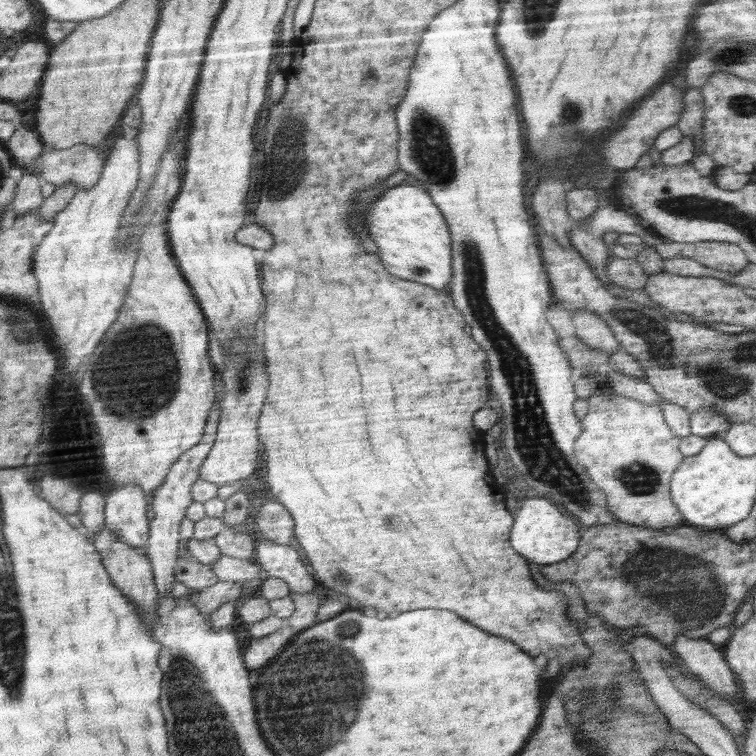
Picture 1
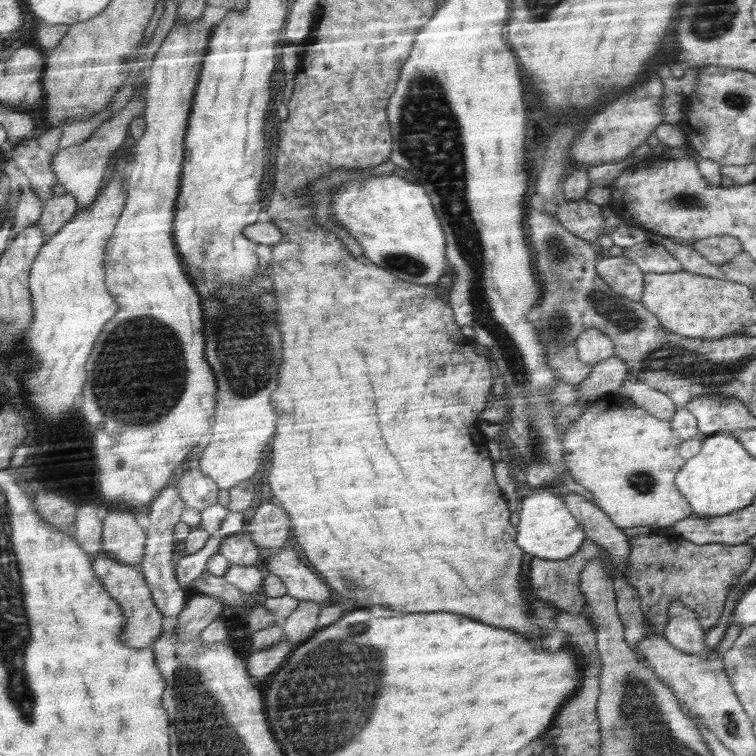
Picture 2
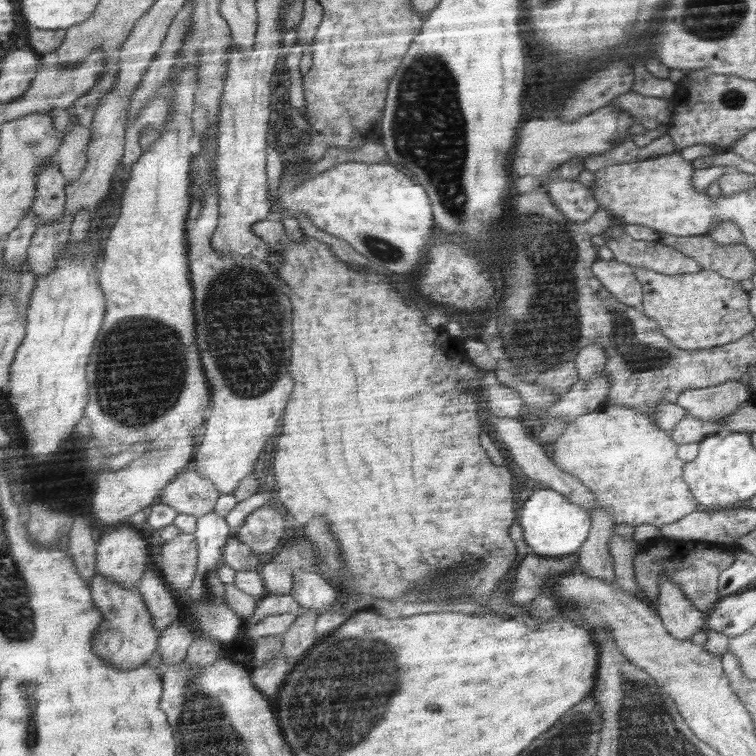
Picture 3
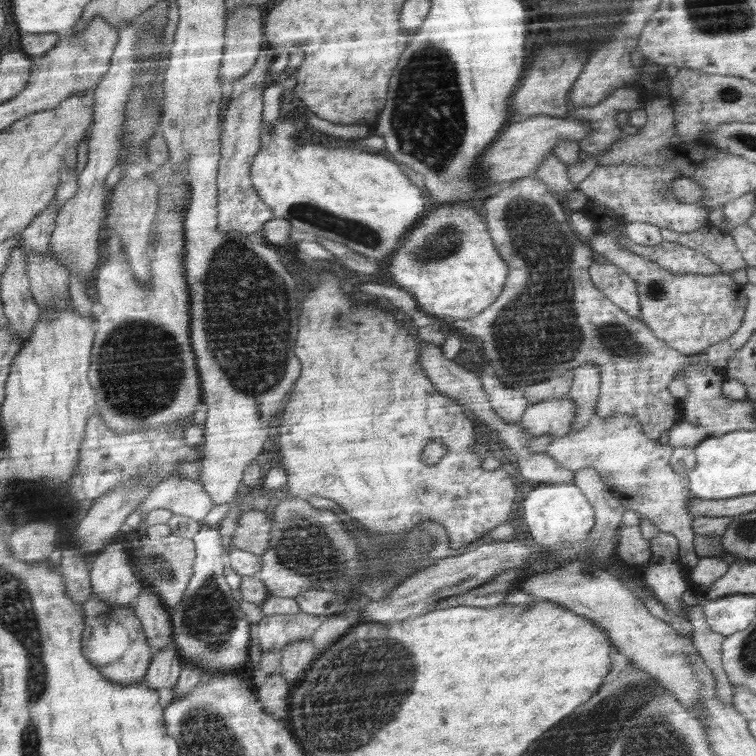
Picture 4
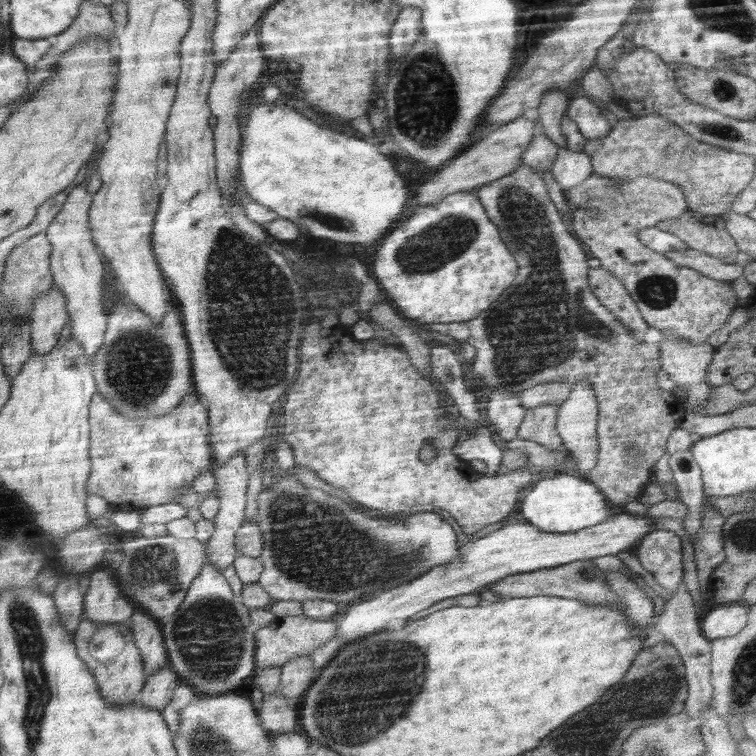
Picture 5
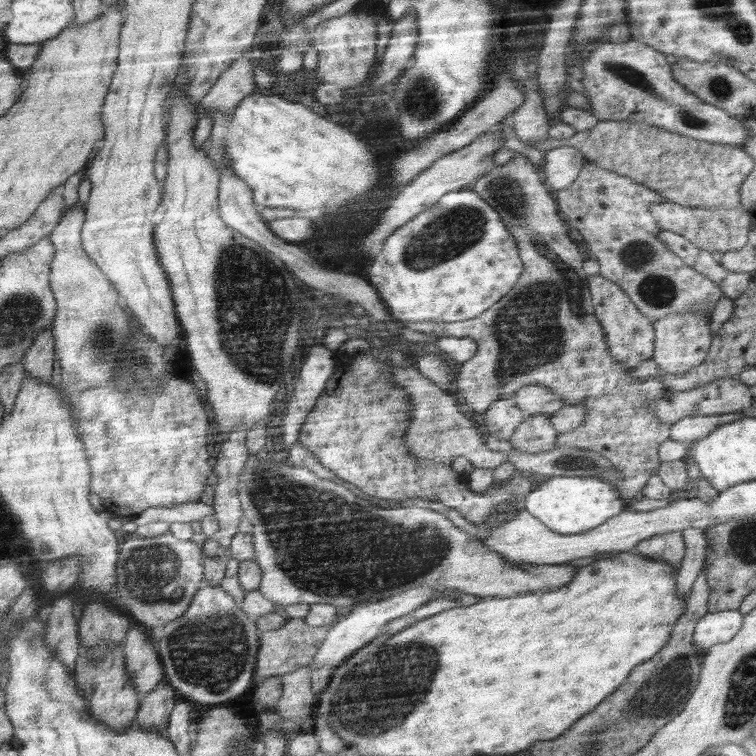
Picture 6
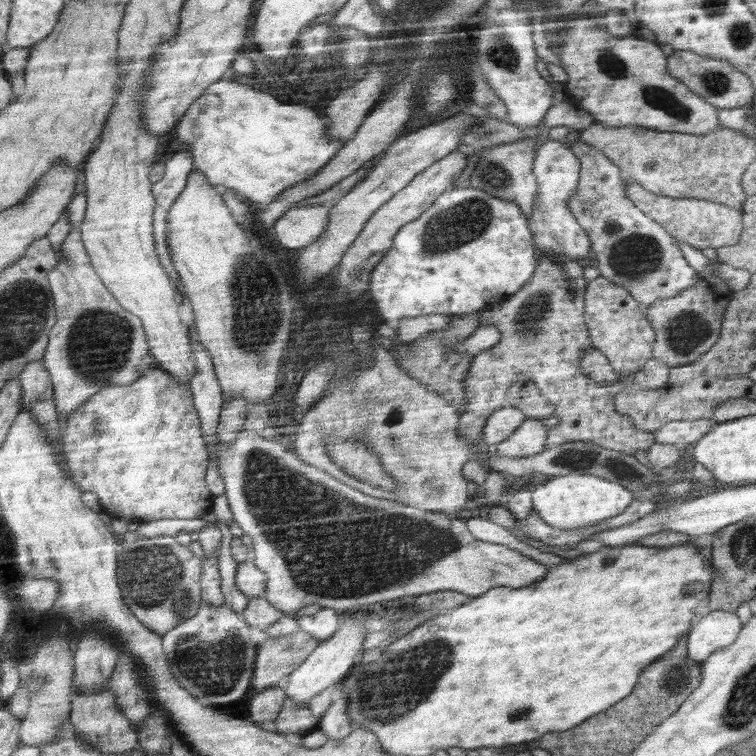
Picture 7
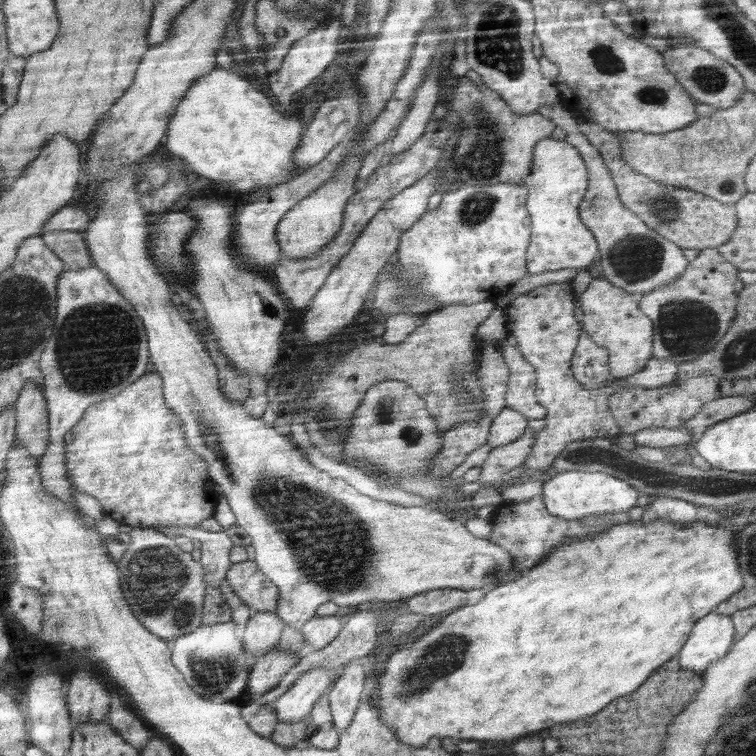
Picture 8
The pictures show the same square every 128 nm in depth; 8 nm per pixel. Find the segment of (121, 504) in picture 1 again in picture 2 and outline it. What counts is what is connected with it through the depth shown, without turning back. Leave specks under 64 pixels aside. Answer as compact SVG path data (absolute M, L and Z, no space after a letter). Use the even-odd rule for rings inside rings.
M110 505L103 510L101 552L126 566L137 566L145 556L147 534L138 526L130 508Z

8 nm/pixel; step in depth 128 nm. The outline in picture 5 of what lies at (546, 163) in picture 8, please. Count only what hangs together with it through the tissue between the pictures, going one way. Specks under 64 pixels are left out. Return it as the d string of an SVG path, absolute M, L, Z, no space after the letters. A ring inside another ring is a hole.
M567 146L558 150L558 156L552 163L551 172L560 188L572 188L579 185L593 174L590 156L583 150L576 152Z

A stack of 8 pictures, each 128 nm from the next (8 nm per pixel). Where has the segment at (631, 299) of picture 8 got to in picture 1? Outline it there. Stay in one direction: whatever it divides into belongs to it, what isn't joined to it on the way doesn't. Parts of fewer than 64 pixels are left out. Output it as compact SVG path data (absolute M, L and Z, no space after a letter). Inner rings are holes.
M611 258L604 269L604 276L608 283L626 290L645 288L649 280L649 274L632 258Z

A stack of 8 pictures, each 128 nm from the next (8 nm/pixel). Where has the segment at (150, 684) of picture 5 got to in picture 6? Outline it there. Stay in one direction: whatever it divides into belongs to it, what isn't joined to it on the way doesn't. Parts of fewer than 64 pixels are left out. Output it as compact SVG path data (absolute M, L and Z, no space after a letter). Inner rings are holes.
M166 681L158 683L152 692L148 692L142 698L141 708L138 710L137 721L142 726L142 732L166 734L168 720L177 699L176 690Z

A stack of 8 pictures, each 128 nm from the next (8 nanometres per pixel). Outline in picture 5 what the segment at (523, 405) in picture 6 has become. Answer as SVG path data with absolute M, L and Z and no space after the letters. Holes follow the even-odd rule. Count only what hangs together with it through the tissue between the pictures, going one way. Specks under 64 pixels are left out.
M548 382L523 390L518 395L522 405L529 410L546 404L561 405L570 394L572 394L572 388L568 382Z

